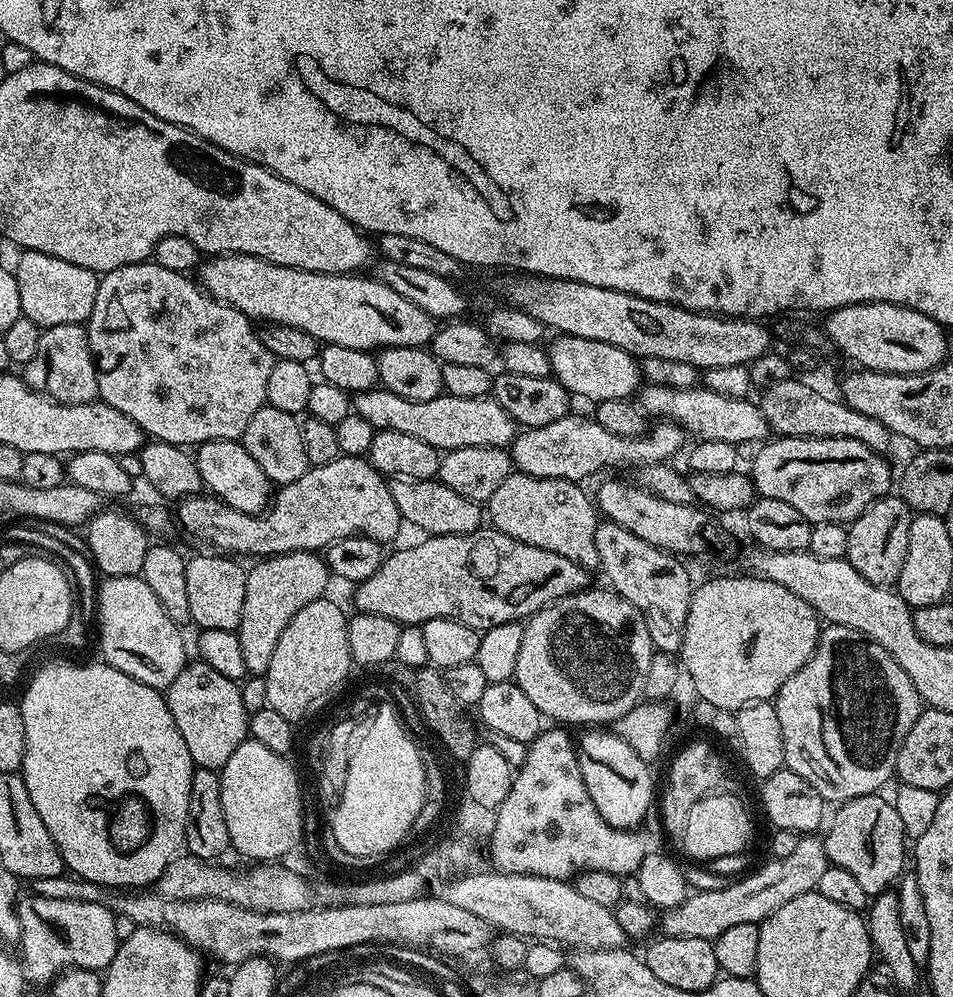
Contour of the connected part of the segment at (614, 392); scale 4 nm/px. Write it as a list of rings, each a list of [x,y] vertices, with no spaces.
[[[557,335],[555,339],[546,348],[552,376],[573,397],[581,396],[595,405],[606,402],[606,398],[626,400],[637,395],[642,384],[637,357],[618,346],[610,346],[610,342],[594,342],[590,338],[561,335]]]

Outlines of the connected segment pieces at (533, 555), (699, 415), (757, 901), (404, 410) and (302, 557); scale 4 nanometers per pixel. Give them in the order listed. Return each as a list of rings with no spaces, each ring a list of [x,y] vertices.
[[[491,526],[481,527],[480,531],[472,532],[469,536],[428,536],[424,538],[421,544],[412,544],[409,548],[400,548],[396,553],[385,555],[384,561],[380,569],[370,578],[366,578],[360,584],[355,585],[352,600],[356,603],[354,606],[356,612],[365,612],[366,614],[382,614],[391,620],[397,620],[401,626],[409,624],[425,624],[428,620],[434,618],[450,618],[462,622],[466,626],[483,630],[485,628],[493,628],[494,626],[502,626],[506,622],[524,622],[529,616],[536,612],[540,612],[544,608],[549,608],[555,600],[561,600],[567,596],[573,596],[575,592],[583,592],[589,587],[590,581],[589,569],[578,566],[574,562],[570,562],[570,558],[562,558],[562,554],[554,554],[550,550],[542,550],[538,546],[530,546],[526,542],[518,542],[518,538],[510,538],[506,534],[502,534],[497,528]]]
[[[644,384],[638,392],[638,407],[645,417],[668,420],[683,428],[689,437],[710,442],[730,442],[737,446],[755,445],[769,439],[770,429],[759,403],[748,398],[726,398],[703,386],[674,390],[657,384]]]
[[[816,834],[801,835],[794,846],[794,854],[777,856],[769,861],[757,872],[749,871],[728,882],[724,889],[693,891],[677,908],[669,908],[659,917],[659,931],[666,936],[713,941],[722,930],[730,930],[730,926],[742,926],[742,922],[759,924],[774,914],[774,910],[786,906],[786,902],[807,892],[815,892],[822,873],[830,867],[824,841]]]
[[[377,386],[369,392],[355,393],[354,410],[366,418],[366,422],[370,422],[370,426],[374,426],[377,432],[398,430],[444,452],[466,446],[507,449],[518,431],[516,421],[510,418],[510,414],[506,414],[506,410],[502,410],[502,406],[498,406],[491,395],[454,398],[441,394],[438,398],[430,398],[430,402],[410,402],[410,398],[398,398],[398,394]]]
[[[282,552],[278,556],[265,556],[255,561],[253,568],[247,569],[246,602],[242,602],[242,622],[238,635],[242,642],[242,662],[246,662],[246,670],[254,676],[264,676],[270,666],[270,658],[274,658],[274,646],[278,646],[278,638],[282,638],[282,630],[290,626],[290,618],[302,610],[302,606],[310,606],[310,602],[321,599],[328,588],[330,573],[323,555],[314,552]]]

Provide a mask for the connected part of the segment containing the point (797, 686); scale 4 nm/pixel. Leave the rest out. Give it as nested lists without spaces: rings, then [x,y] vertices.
[[[828,624],[821,631],[820,640],[816,644],[814,654],[804,663],[802,670],[795,672],[781,686],[780,693],[774,697],[774,703],[778,710],[778,723],[782,726],[782,742],[784,743],[784,762],[786,767],[794,774],[806,778],[806,782],[810,782],[810,786],[814,786],[818,790],[818,794],[826,802],[832,802],[832,800],[843,802],[853,800],[859,796],[870,796],[879,793],[881,791],[880,787],[888,779],[893,779],[896,771],[898,750],[902,746],[906,734],[910,734],[910,726],[914,726],[914,722],[919,718],[922,711],[920,695],[914,686],[914,682],[910,682],[906,670],[902,670],[902,666],[898,666],[898,662],[894,662],[894,658],[885,648],[878,646],[873,640],[863,636],[862,633],[850,630],[841,624]]]

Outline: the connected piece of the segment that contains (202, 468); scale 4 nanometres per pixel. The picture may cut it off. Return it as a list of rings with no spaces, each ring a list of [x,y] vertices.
[[[211,440],[199,445],[194,455],[205,489],[217,500],[251,516],[256,516],[268,507],[274,496],[274,485],[266,478],[266,474],[262,474],[258,462],[246,454],[240,440]]]

